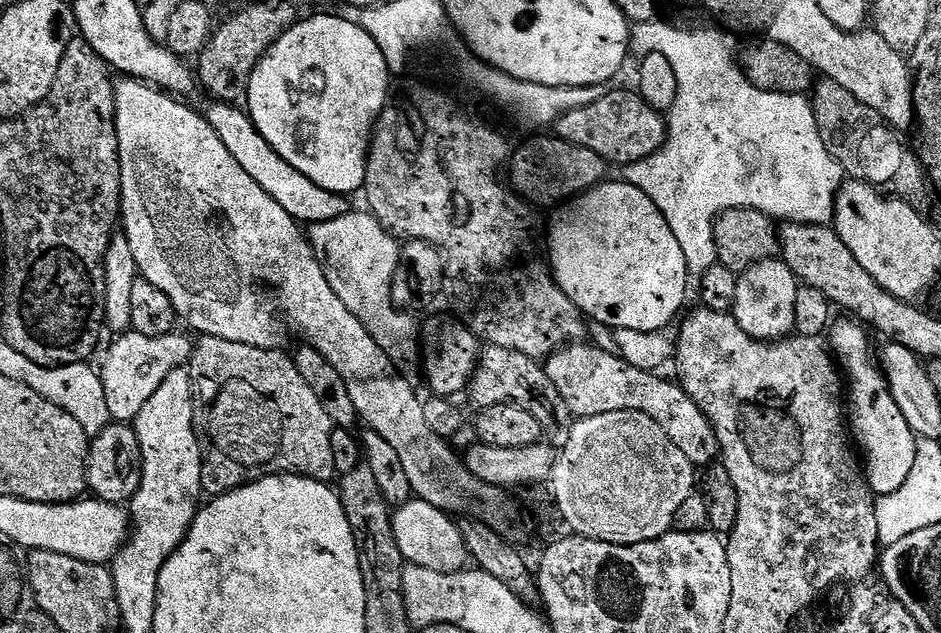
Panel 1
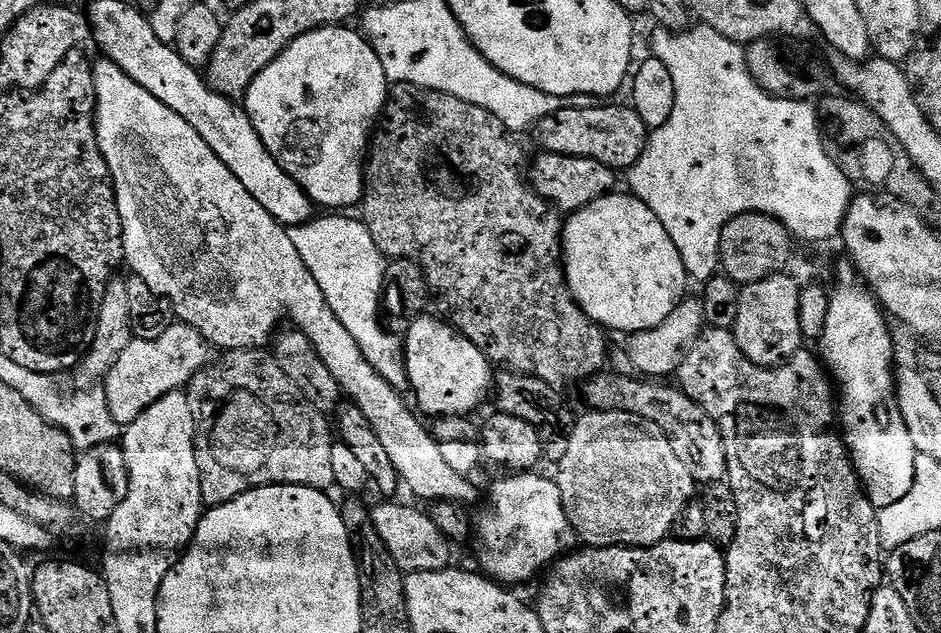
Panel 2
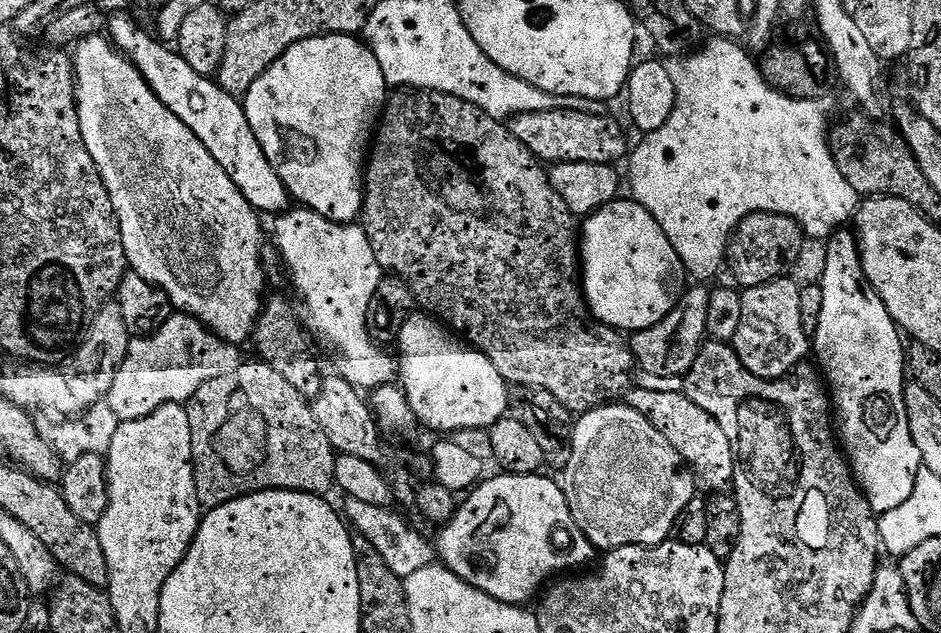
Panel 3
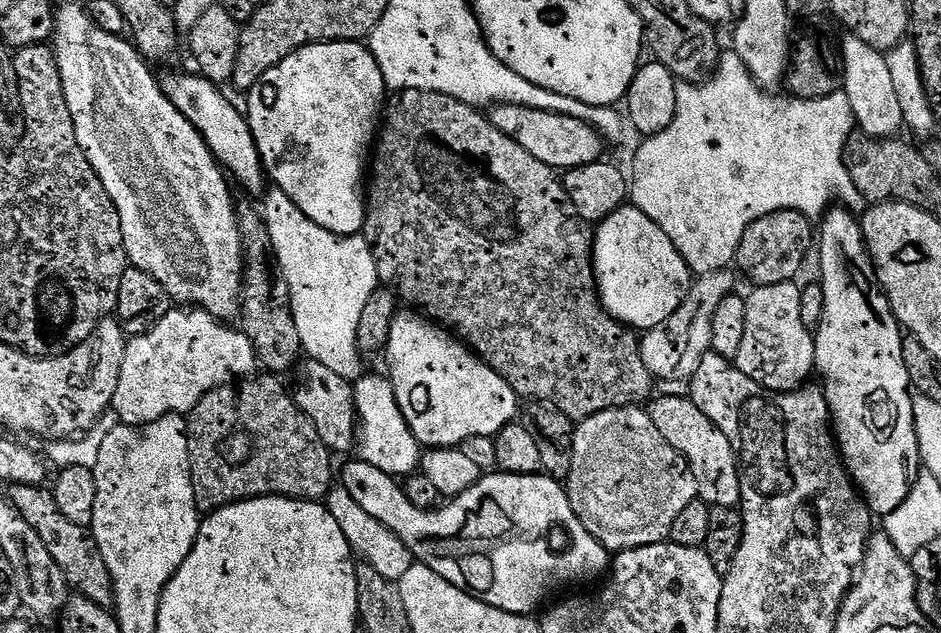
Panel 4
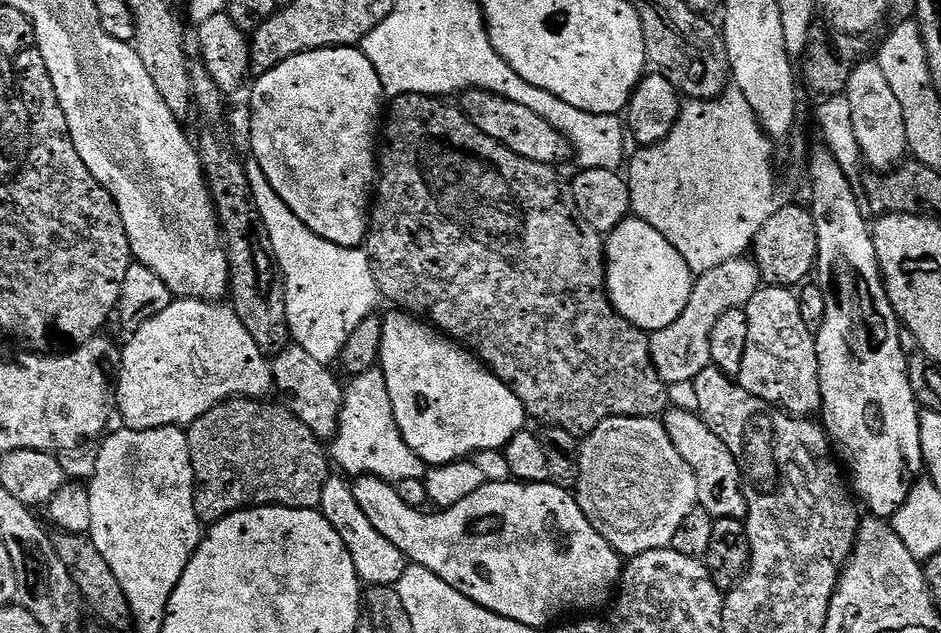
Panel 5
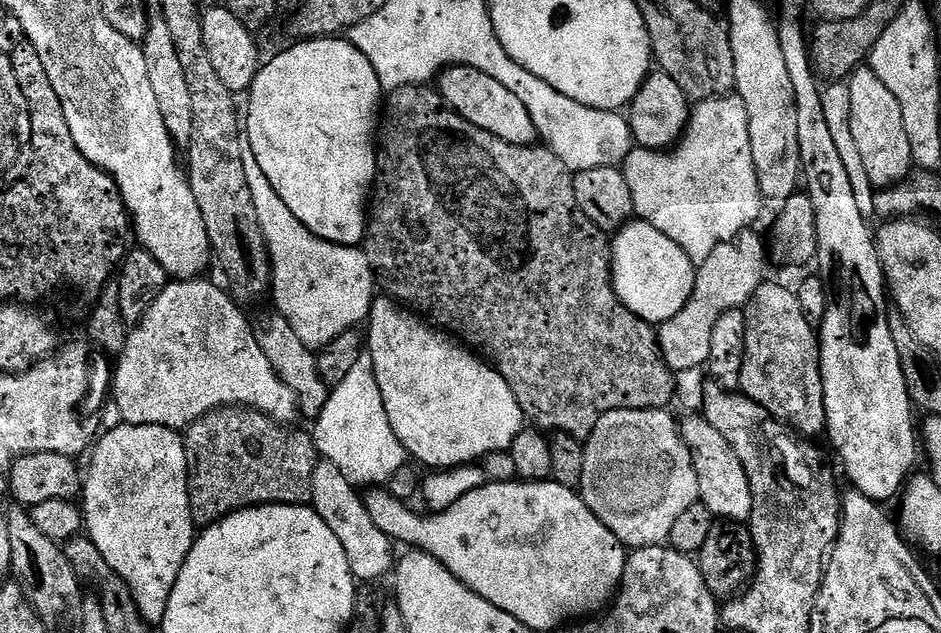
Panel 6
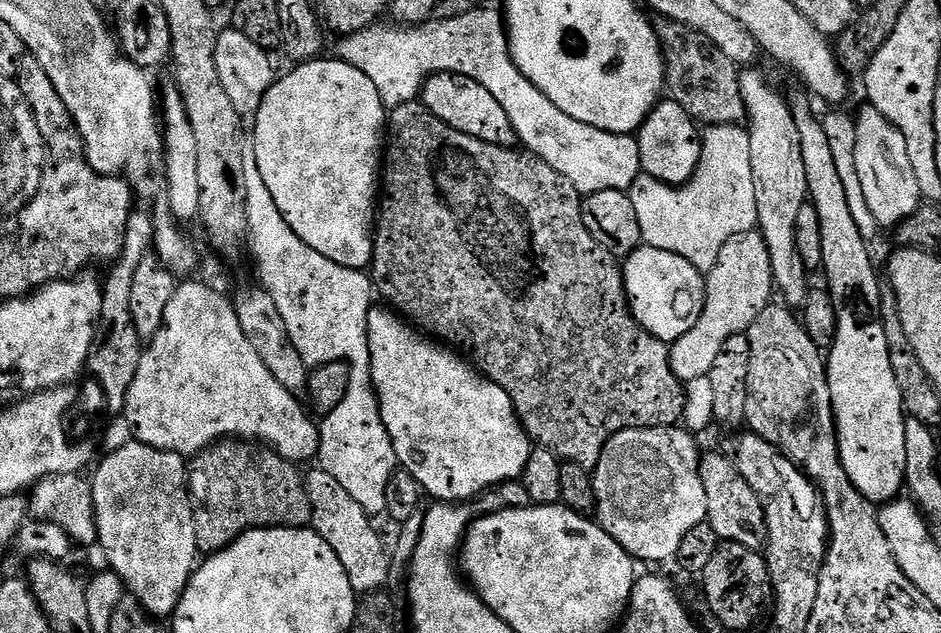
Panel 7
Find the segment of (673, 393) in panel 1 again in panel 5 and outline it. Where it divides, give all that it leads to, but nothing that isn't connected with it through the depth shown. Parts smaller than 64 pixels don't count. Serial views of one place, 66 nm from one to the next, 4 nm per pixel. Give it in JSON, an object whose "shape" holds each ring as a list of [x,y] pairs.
{"shape":[[[676,406],[669,407],[662,417],[662,423],[678,454],[682,454],[690,470],[694,470],[694,478],[698,482],[699,507],[706,509],[713,518],[744,520],[748,514],[748,499],[744,493],[746,485],[739,464],[734,454],[730,454],[726,442],[722,442],[722,438],[718,438],[718,434],[714,434],[714,430],[710,430],[707,422],[695,411],[692,412]]]}

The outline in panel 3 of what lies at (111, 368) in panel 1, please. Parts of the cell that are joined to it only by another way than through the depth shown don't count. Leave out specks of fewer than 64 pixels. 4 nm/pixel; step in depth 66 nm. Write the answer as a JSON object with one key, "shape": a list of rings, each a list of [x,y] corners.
{"shape":[[[173,314],[151,336],[131,341],[106,401],[122,422],[146,418],[167,404],[187,405],[206,382],[222,378],[240,367],[240,352],[237,345],[228,344],[221,336],[216,336],[201,320]]]}

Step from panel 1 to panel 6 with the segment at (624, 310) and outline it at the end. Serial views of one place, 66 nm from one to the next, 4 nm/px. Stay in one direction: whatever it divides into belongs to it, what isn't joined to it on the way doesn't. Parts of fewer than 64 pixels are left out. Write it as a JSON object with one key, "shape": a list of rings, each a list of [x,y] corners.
{"shape":[[[643,222],[629,223],[628,227],[616,239],[618,239],[616,249],[610,252],[612,285],[618,298],[626,306],[626,310],[633,312],[645,324],[653,326],[659,326],[659,324],[668,326],[679,321],[688,305],[692,303],[698,275],[697,265],[676,244],[670,243],[659,232],[653,231],[648,224]]]}

